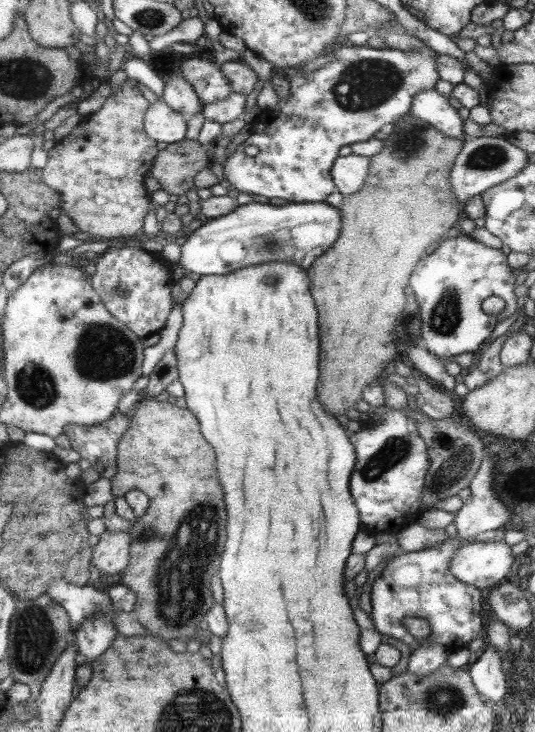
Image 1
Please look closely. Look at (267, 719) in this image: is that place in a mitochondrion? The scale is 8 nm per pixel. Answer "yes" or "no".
no

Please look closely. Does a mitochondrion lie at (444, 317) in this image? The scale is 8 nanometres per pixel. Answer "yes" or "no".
yes

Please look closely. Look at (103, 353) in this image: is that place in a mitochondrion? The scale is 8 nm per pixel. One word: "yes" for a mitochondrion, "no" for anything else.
yes

